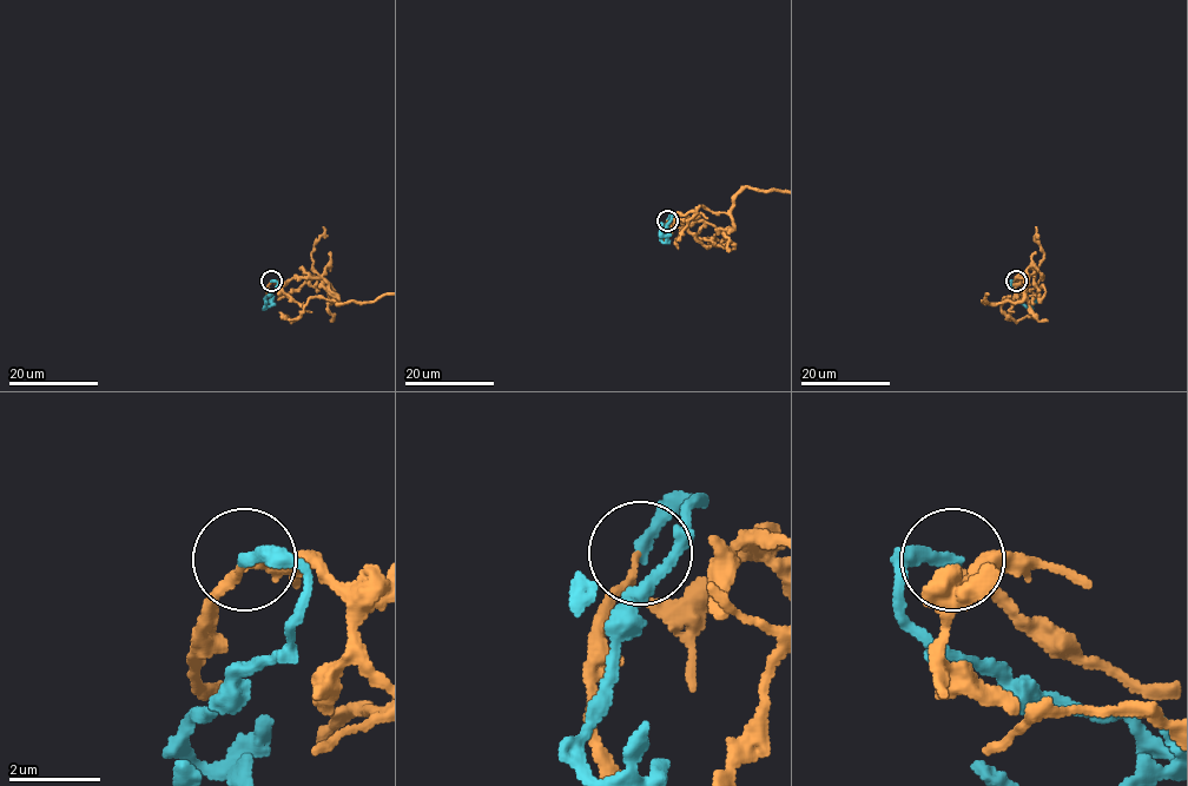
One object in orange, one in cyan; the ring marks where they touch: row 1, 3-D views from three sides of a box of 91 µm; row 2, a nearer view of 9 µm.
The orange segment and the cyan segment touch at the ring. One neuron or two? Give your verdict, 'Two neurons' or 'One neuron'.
One neuron

